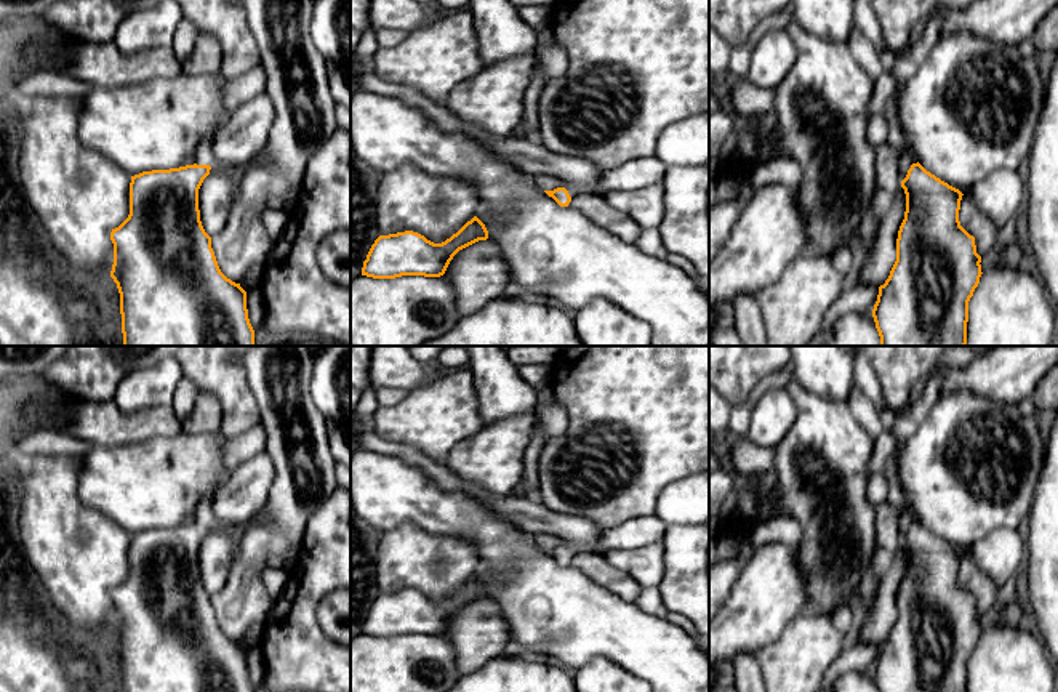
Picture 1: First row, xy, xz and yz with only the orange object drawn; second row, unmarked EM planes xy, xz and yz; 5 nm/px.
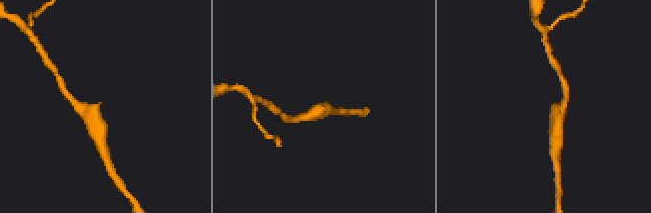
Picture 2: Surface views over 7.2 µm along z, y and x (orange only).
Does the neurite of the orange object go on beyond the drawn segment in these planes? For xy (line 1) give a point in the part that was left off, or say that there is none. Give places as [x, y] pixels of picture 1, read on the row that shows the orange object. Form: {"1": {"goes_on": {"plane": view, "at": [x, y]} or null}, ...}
{"1": {"goes_on": {"plane": "xy", "at": [204, 156]}}}

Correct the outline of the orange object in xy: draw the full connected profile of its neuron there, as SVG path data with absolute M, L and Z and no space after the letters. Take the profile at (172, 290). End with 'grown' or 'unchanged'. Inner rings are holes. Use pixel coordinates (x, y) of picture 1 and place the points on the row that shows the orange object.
M203 138L195 151L194 165L131 176L130 215L110 232L114 243L110 277L120 293L123 346L254 346L246 292L221 272L211 237L200 221L198 189L214 165L211 141Z | grown

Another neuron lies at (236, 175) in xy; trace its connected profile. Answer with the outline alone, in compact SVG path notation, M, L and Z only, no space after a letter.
M214 165L210 170L210 175L213 173L226 175L232 181L234 200L237 200L240 195L242 179L245 176L243 168L227 168L227 167Z

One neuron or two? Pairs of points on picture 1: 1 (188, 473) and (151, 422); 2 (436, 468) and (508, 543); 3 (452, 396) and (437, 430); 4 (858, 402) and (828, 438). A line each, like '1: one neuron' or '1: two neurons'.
1: two neurons
2: two neurons
3: one neuron
4: two neurons

